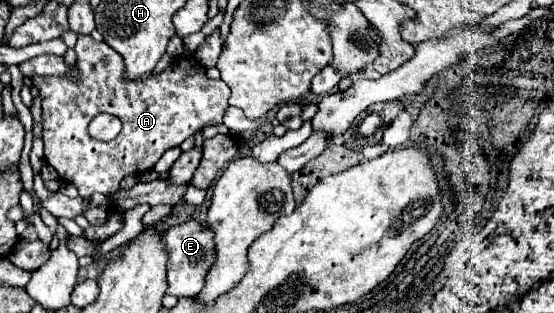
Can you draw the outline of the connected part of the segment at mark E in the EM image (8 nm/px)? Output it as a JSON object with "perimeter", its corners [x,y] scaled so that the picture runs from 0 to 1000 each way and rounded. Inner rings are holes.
{"perimeter":[[[338,706],[327,719],[312,719],[294,744],[298,796],[305,815],[301,834],[301,898],[305,898],[305,942],[316,949],[352,949],[366,904],[374,859],[388,834],[388,796],[384,796],[384,744],[374,738],[356,706]]]}

